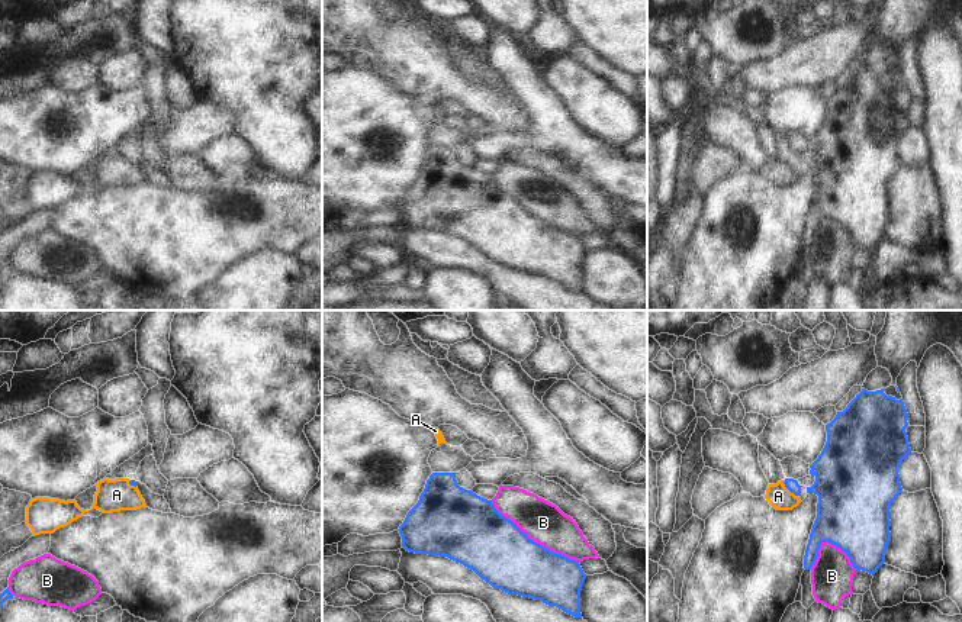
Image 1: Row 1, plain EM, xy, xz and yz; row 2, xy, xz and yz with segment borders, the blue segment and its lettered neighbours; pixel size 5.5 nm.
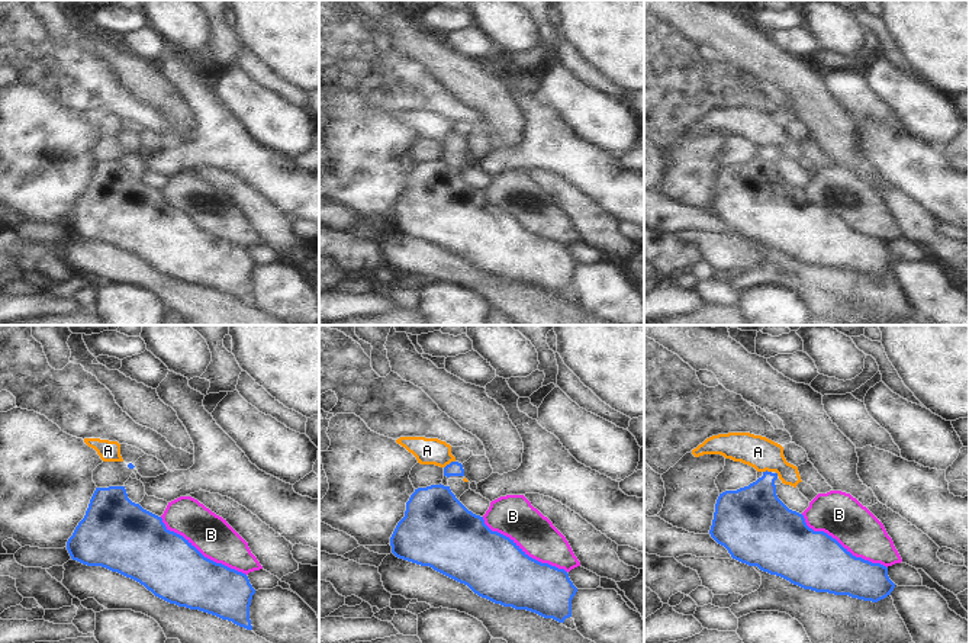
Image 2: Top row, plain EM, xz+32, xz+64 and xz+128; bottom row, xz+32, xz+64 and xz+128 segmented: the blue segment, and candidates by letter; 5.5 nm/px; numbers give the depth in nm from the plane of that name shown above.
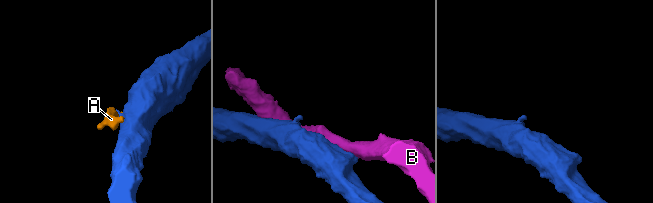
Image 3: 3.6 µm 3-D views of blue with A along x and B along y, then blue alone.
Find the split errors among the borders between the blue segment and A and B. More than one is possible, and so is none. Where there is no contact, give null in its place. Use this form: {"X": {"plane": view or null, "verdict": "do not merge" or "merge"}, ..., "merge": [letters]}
{"A": {"plane": "yz", "verdict": "do not merge"}, "B": {"plane": "xz", "verdict": "do not merge"}, "merge": []}

